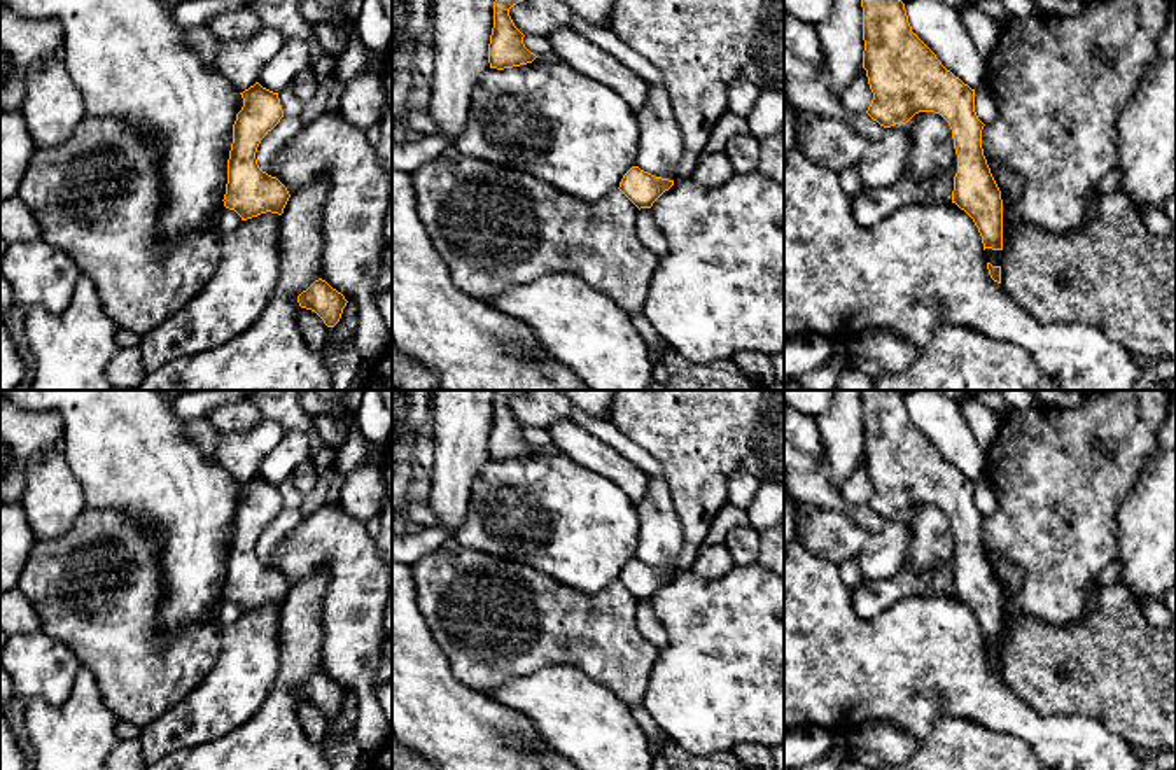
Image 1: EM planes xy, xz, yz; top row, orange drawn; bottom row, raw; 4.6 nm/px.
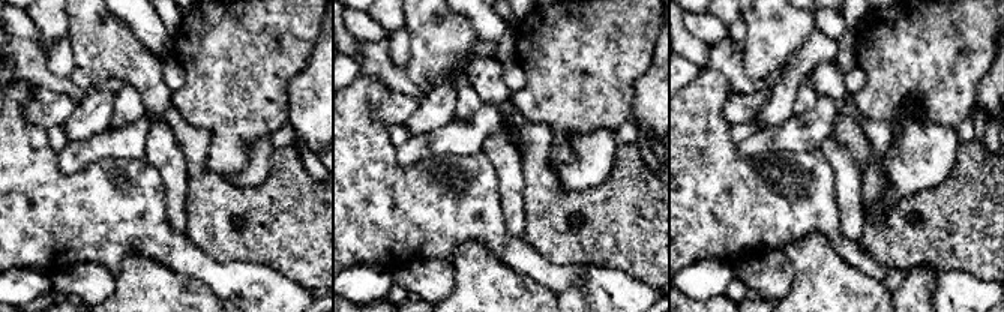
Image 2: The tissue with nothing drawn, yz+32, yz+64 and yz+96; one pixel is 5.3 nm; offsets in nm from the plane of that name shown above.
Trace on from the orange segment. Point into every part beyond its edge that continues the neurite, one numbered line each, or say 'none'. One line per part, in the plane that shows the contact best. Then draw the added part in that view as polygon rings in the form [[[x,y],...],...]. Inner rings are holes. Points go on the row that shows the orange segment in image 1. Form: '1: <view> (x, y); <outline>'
none

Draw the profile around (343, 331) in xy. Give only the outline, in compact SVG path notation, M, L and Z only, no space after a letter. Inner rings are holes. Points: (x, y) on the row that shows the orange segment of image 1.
M350 301L343 308L340 322L334 327L329 327L326 343L341 346L343 343L355 338L357 327L359 327L359 310Z

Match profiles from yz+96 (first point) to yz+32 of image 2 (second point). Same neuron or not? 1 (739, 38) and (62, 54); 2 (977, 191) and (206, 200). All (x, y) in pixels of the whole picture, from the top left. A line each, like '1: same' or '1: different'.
1: same
2: same

